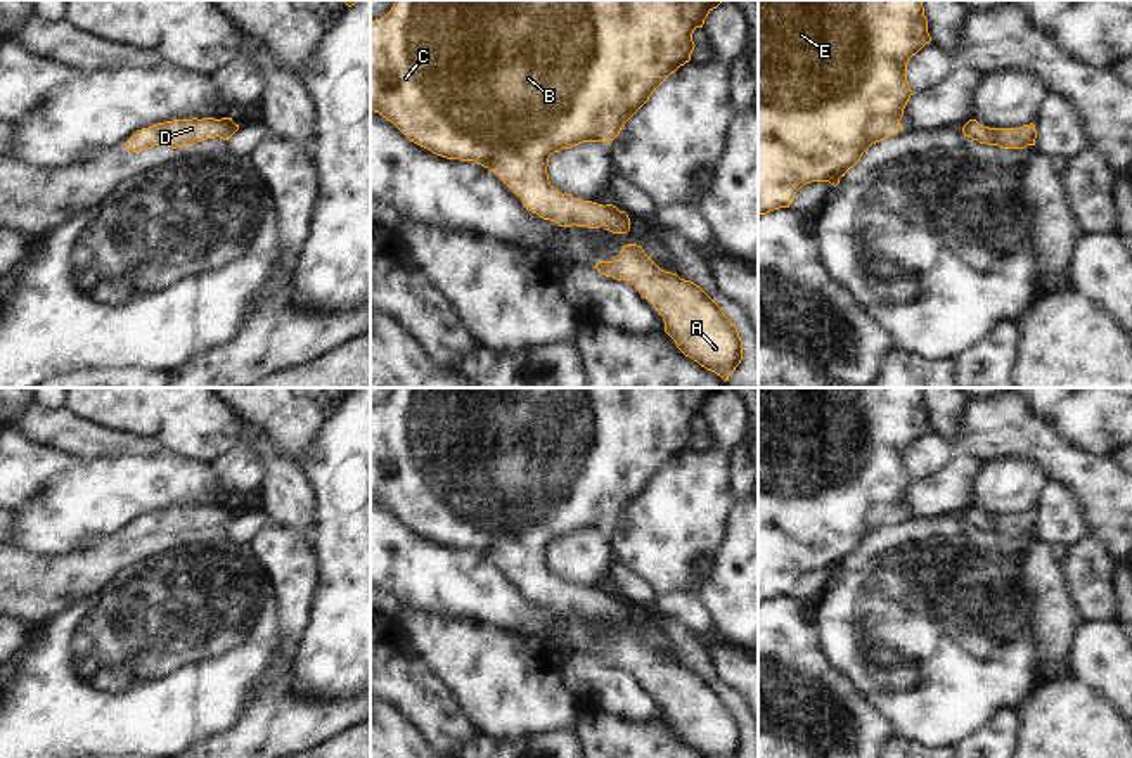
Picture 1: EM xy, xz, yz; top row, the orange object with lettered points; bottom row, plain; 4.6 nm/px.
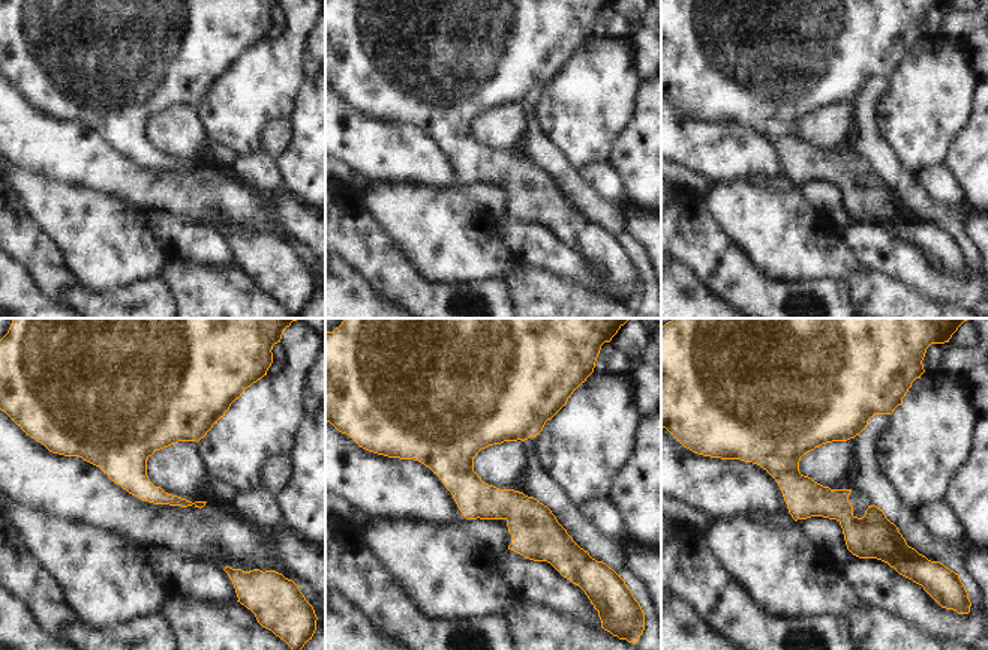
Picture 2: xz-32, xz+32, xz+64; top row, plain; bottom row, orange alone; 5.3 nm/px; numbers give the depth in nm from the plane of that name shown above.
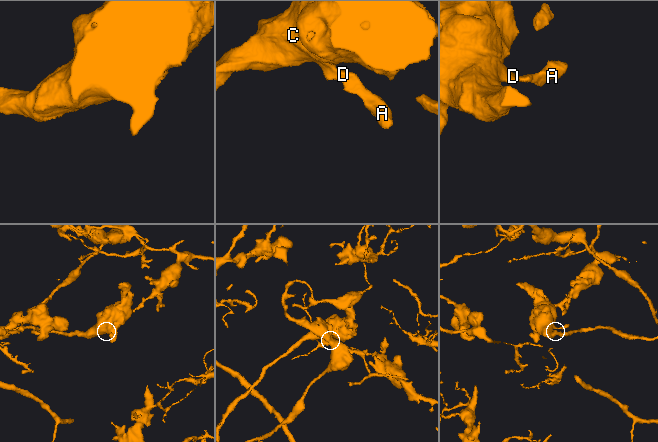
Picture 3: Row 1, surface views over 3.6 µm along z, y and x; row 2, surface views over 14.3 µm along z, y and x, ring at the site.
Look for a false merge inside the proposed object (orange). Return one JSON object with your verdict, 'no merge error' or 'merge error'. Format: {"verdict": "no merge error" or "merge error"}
{"verdict": "no merge error"}

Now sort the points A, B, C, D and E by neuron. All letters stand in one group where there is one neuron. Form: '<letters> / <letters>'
A B C D E

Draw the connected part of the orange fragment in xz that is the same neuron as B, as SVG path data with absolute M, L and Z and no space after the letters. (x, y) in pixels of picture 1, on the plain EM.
M396 388L391 398L370 408L370 498L391 509L410 530L447 547L474 549L493 559L531 601L561 614L608 614L613 621L627 621L630 606L613 592L580 588L561 581L549 569L549 545L561 536L582 530L611 531L625 511L649 488L653 479L680 453L691 448L692 421L703 415L708 401L724 388Z

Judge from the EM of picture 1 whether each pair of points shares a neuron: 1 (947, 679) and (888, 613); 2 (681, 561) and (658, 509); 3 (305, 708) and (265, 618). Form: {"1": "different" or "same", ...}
{"1": "same", "2": "same", "3": "different"}

